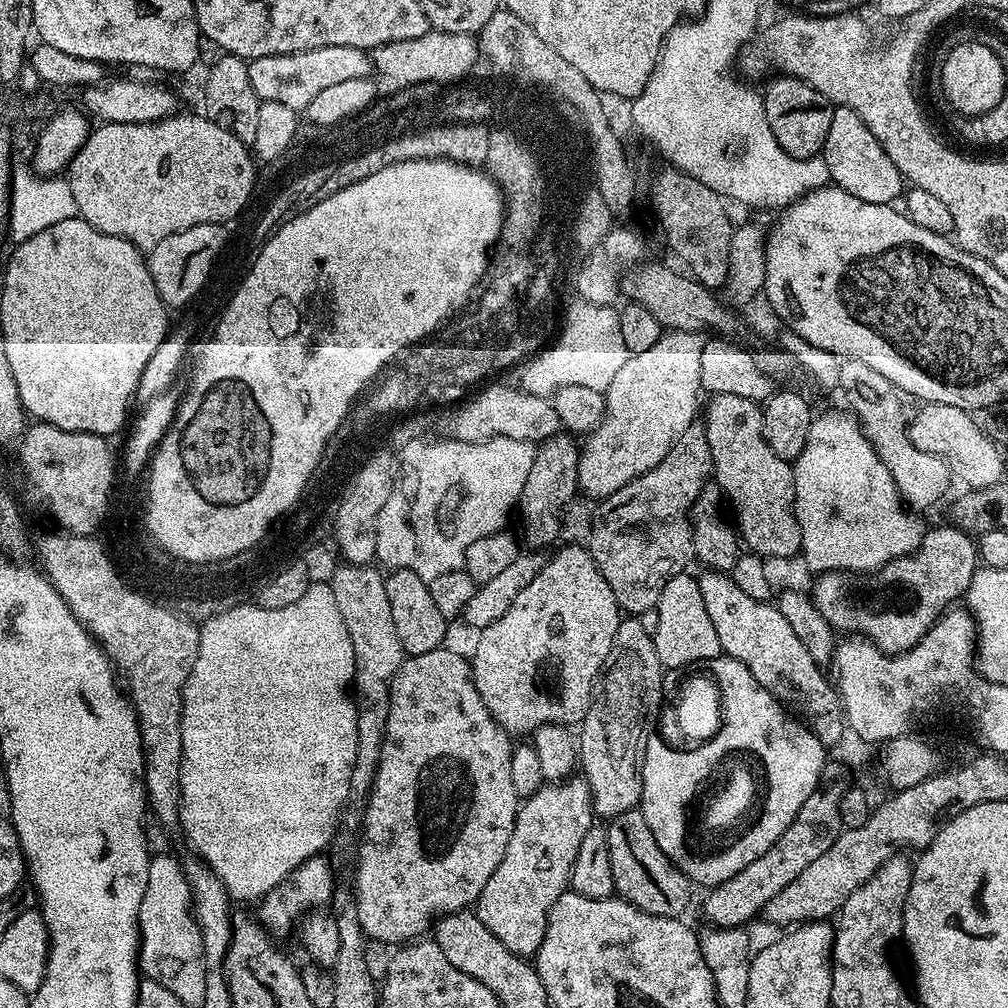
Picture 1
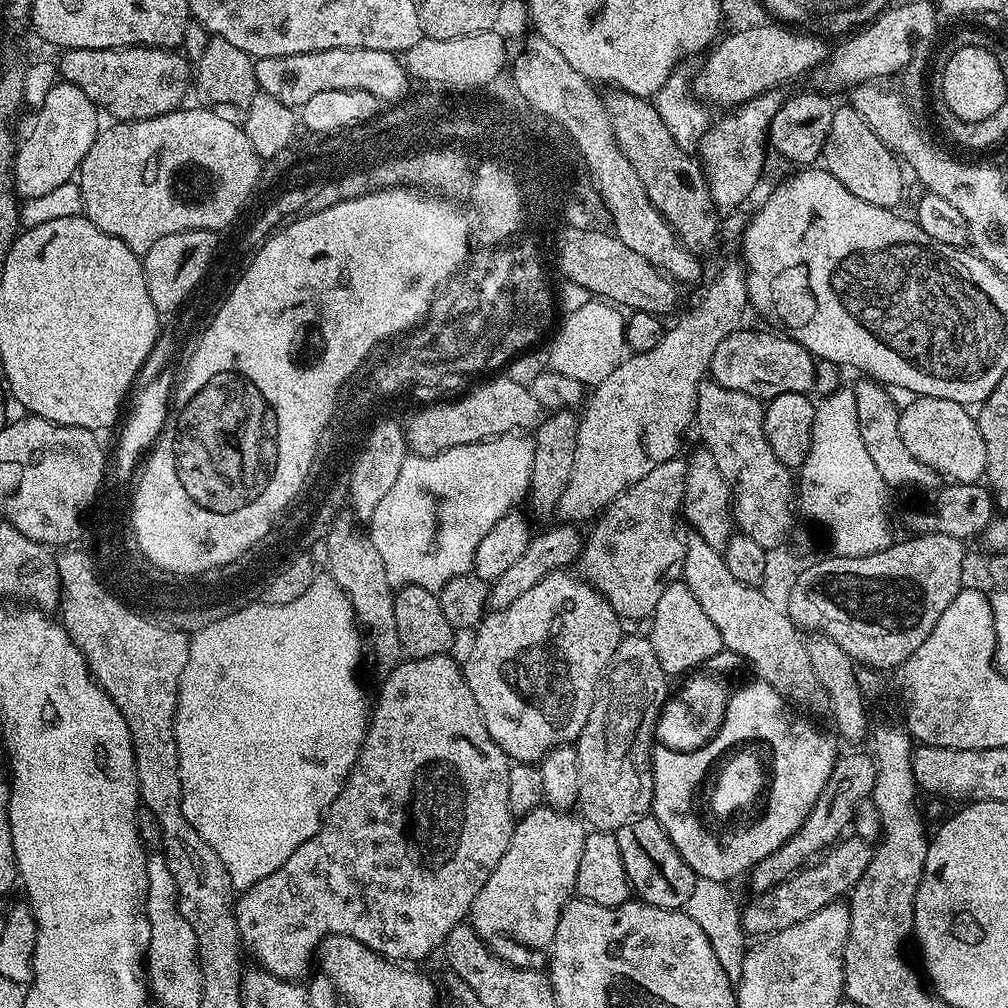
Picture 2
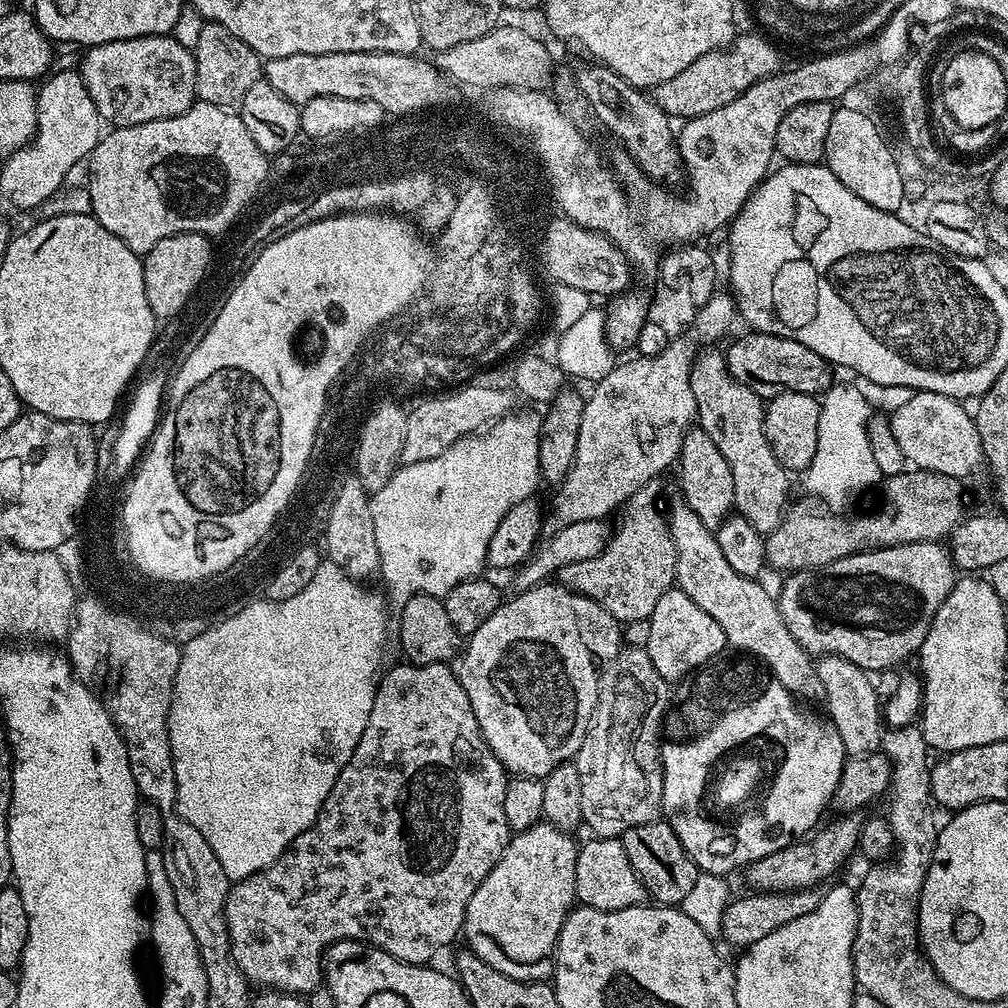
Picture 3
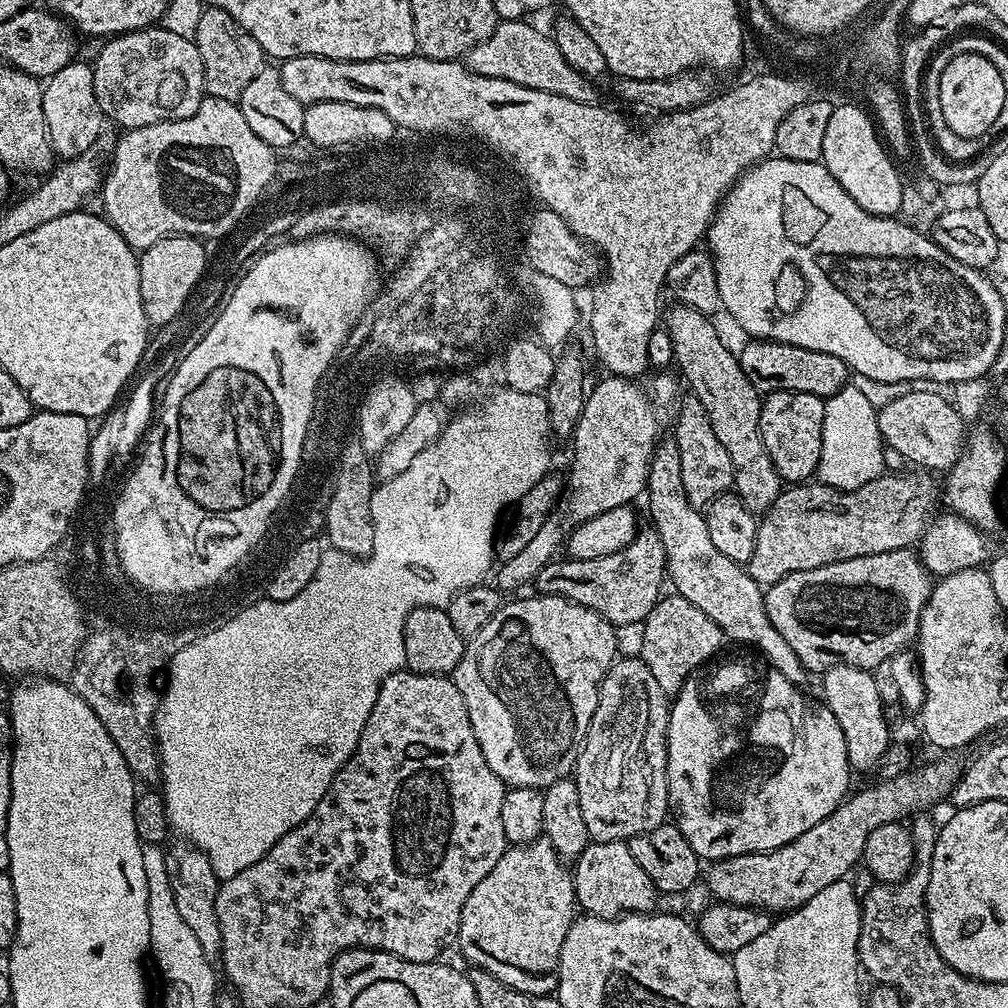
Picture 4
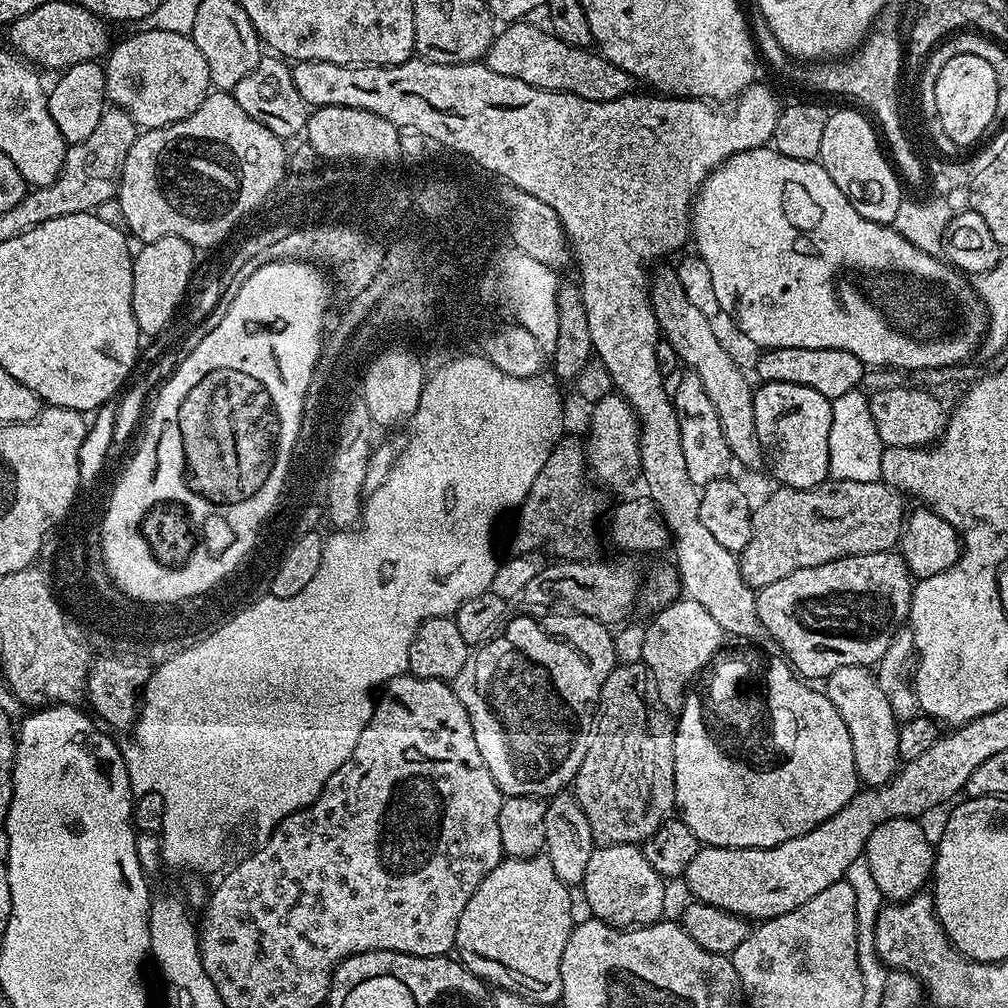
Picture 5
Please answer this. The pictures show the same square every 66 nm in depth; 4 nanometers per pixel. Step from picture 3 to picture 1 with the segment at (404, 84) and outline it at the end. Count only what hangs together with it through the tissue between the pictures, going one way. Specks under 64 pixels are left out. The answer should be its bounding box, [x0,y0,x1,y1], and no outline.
[248,46,373,110]

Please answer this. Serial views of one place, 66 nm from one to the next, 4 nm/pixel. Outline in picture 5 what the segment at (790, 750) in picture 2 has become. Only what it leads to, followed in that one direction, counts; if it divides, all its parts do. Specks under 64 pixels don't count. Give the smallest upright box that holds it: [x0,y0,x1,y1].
[674,658,858,848]

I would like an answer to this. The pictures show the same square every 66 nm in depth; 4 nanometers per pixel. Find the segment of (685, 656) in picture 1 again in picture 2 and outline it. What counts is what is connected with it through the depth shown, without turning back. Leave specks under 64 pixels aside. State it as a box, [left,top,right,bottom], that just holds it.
[650,582,724,677]

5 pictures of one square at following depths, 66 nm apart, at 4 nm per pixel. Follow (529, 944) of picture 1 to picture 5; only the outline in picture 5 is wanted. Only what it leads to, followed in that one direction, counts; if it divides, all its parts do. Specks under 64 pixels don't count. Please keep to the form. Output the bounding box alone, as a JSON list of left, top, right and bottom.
[455,854,574,1006]

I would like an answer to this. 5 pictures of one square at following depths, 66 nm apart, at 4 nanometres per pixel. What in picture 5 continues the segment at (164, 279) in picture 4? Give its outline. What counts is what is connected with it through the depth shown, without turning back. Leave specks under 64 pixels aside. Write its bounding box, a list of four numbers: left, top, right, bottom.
[132,236,198,337]

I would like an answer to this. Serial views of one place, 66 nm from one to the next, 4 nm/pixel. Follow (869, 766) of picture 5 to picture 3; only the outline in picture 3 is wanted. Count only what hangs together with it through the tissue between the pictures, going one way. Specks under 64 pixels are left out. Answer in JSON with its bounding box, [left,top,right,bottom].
[815,654,882,757]

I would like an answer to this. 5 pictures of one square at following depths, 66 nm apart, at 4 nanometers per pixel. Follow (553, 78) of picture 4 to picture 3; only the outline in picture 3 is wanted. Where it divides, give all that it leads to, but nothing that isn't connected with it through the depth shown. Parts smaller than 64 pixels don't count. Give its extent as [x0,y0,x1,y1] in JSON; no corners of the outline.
[434,23,552,90]

